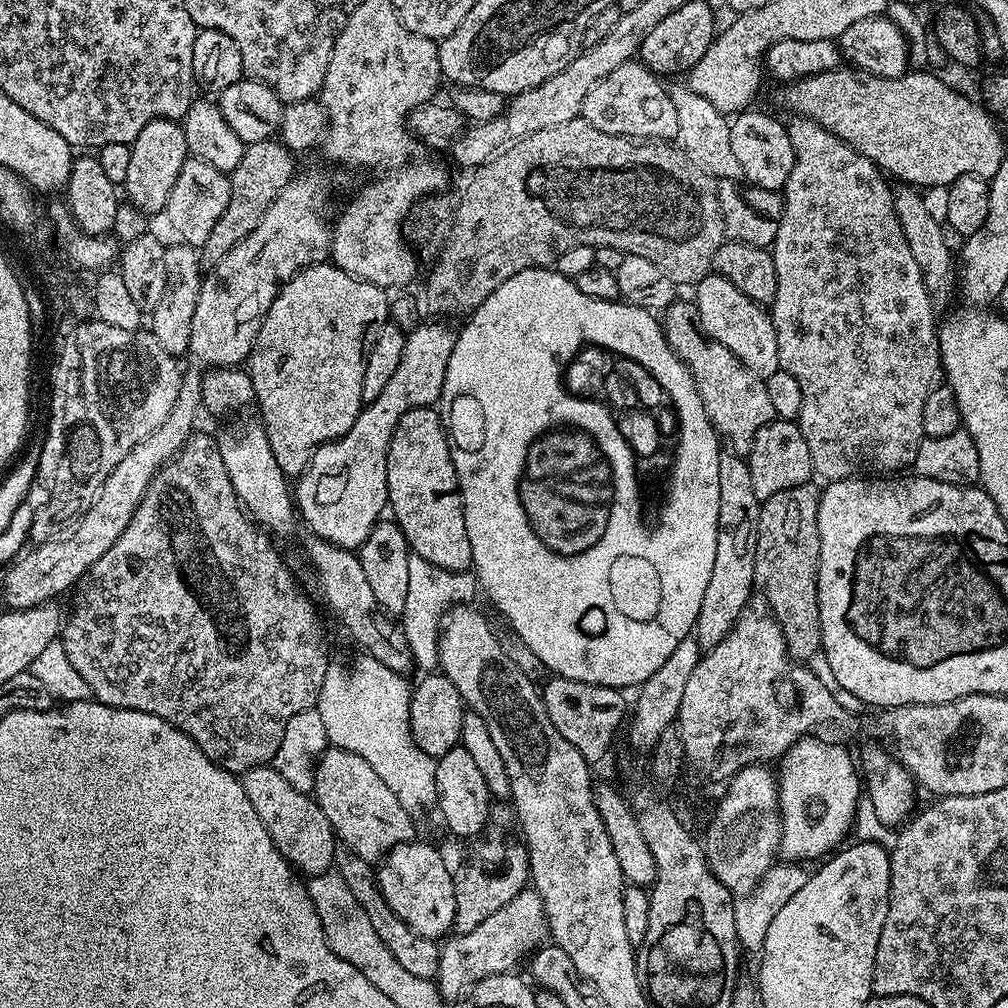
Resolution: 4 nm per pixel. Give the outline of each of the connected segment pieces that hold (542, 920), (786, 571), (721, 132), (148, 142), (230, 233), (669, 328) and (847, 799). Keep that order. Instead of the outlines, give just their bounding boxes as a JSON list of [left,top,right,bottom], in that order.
[[434,890,549,1002],[754,482,820,662],[671,83,742,181],[122,120,188,218],[198,138,294,266],[662,298,777,457],[778,734,862,861]]

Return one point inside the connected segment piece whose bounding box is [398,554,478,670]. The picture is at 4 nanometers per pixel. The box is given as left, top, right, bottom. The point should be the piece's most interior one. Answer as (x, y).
(432, 591)

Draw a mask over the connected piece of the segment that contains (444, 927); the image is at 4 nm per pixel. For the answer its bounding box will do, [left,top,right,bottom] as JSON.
[378,843,454,941]

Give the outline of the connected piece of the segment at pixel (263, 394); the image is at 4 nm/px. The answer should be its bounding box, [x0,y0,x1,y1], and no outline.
[246,262,389,478]

